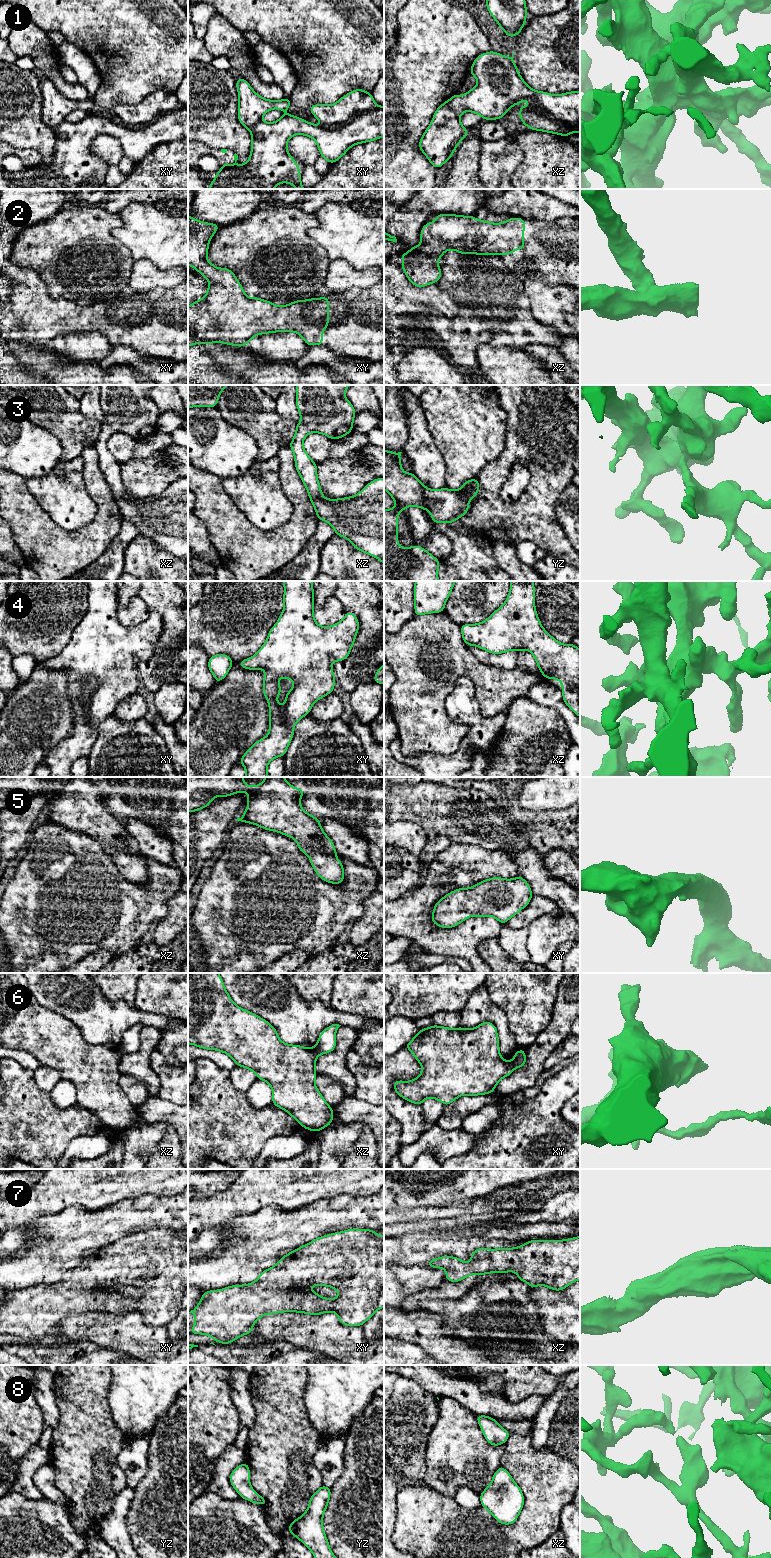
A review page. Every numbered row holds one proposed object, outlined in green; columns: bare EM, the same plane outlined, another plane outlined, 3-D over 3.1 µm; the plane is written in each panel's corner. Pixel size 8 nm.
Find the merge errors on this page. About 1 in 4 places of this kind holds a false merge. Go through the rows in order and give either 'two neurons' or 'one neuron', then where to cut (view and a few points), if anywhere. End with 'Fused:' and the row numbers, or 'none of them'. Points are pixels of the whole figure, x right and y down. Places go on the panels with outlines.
1: one neuron | no cut
2: one neuron | no cut
3: one neuron | no cut
4: one neuron | no cut
5: one neuron | no cut
6: two neurons | xy (510, 1061), (514, 1068)
7: one neuron | no cut
8: one neuron | no cut
Fused: 6

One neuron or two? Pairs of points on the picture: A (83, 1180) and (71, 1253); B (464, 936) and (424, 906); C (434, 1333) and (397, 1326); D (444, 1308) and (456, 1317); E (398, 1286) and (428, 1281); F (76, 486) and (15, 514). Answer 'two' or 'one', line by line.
A: two
B: one
C: one
D: one
E: one
F: two

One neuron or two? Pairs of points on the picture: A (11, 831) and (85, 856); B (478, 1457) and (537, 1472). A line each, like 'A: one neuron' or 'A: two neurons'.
A: two neurons
B: two neurons

